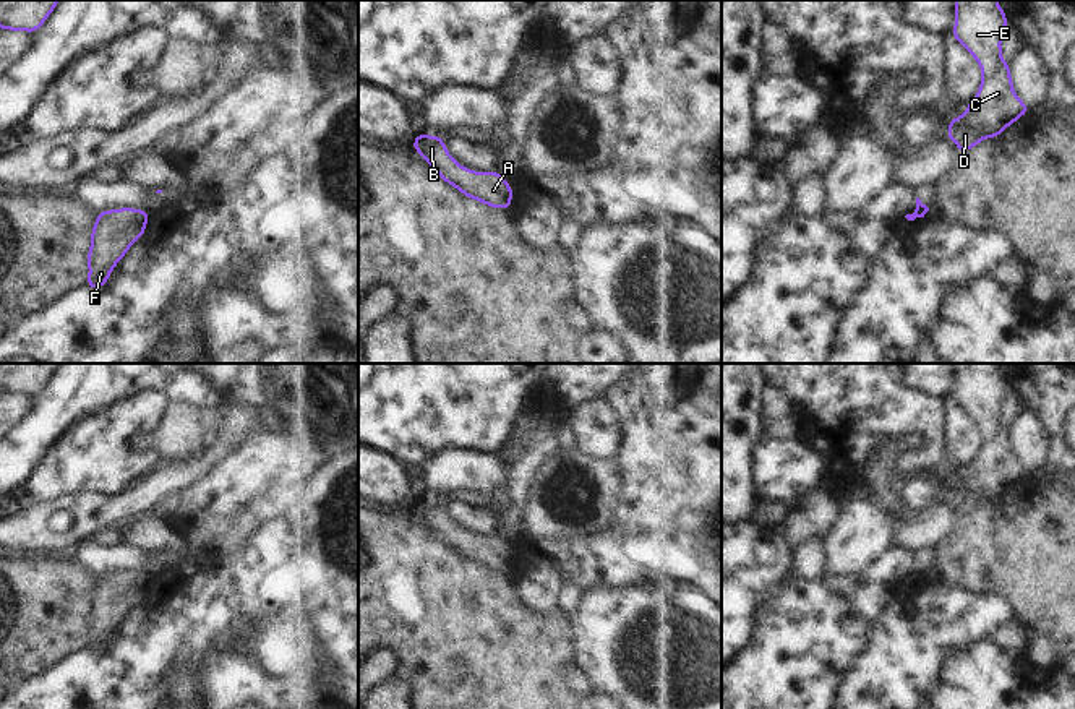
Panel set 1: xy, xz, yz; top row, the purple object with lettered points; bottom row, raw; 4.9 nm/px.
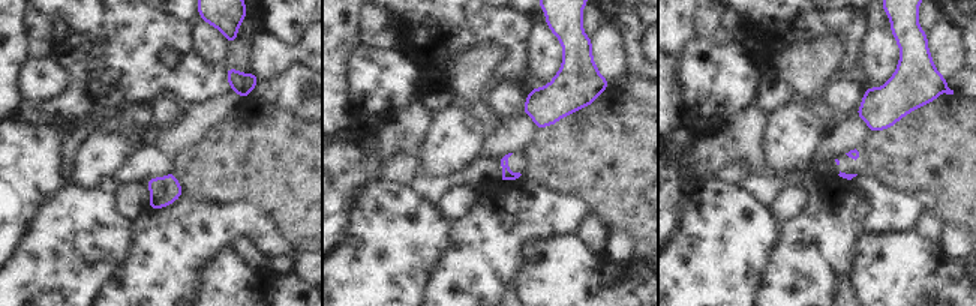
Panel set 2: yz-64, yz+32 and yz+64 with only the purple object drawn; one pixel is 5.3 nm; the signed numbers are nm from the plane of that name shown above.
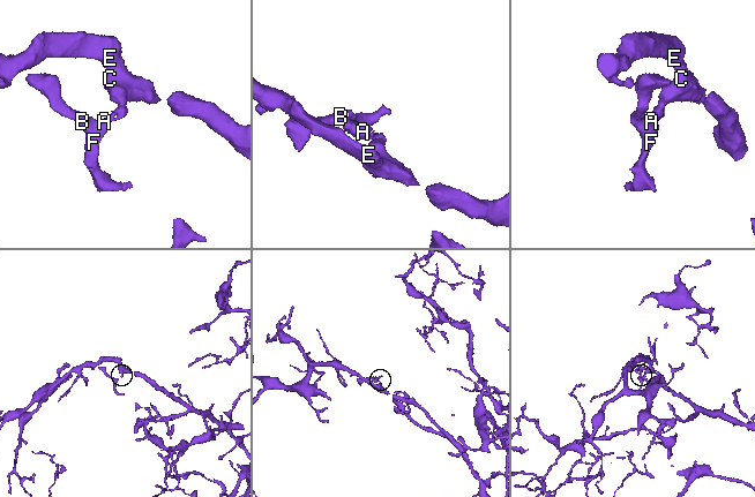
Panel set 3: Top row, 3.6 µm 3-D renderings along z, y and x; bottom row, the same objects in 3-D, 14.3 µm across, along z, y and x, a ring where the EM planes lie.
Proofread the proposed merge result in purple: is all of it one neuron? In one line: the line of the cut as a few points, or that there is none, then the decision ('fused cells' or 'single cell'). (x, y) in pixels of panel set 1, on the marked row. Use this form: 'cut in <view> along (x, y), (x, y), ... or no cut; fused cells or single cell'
cut in yz along (913, 213), (925, 214); fused cells

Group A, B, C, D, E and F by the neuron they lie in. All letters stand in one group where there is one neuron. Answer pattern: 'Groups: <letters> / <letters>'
Groups: A B F / C D E.

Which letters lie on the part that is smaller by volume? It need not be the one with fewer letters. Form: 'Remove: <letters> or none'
Remove: A, B, F

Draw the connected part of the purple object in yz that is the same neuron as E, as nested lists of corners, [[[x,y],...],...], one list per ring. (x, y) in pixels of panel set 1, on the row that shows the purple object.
[[[955,0],[952,37],[971,54],[983,76],[966,110],[947,120],[945,138],[957,144],[958,153],[1000,136],[1007,127],[1030,114],[1013,89],[1010,63],[1002,58],[1000,41],[1007,24],[1007,15],[997,0]]]

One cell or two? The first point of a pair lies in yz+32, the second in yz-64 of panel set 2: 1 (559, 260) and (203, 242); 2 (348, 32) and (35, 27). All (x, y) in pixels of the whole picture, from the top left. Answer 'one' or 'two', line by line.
1: two
2: two

